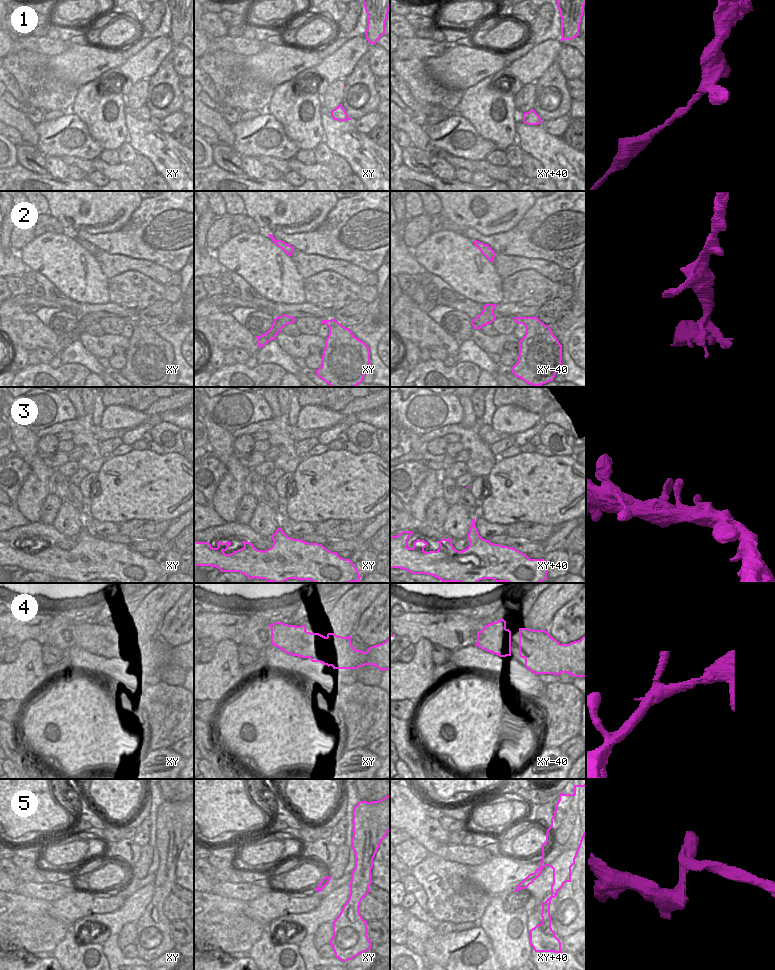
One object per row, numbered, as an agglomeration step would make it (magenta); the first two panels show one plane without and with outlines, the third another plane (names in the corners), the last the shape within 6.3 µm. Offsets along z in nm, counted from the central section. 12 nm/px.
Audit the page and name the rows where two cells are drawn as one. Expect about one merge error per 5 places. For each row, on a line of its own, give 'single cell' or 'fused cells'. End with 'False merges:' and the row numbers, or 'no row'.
1: fused cells
2: single cell
3: single cell
4: single cell
5: fused cells
False merges: 1, 5

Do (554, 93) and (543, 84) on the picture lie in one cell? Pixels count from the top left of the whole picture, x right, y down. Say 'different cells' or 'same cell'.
different cells

